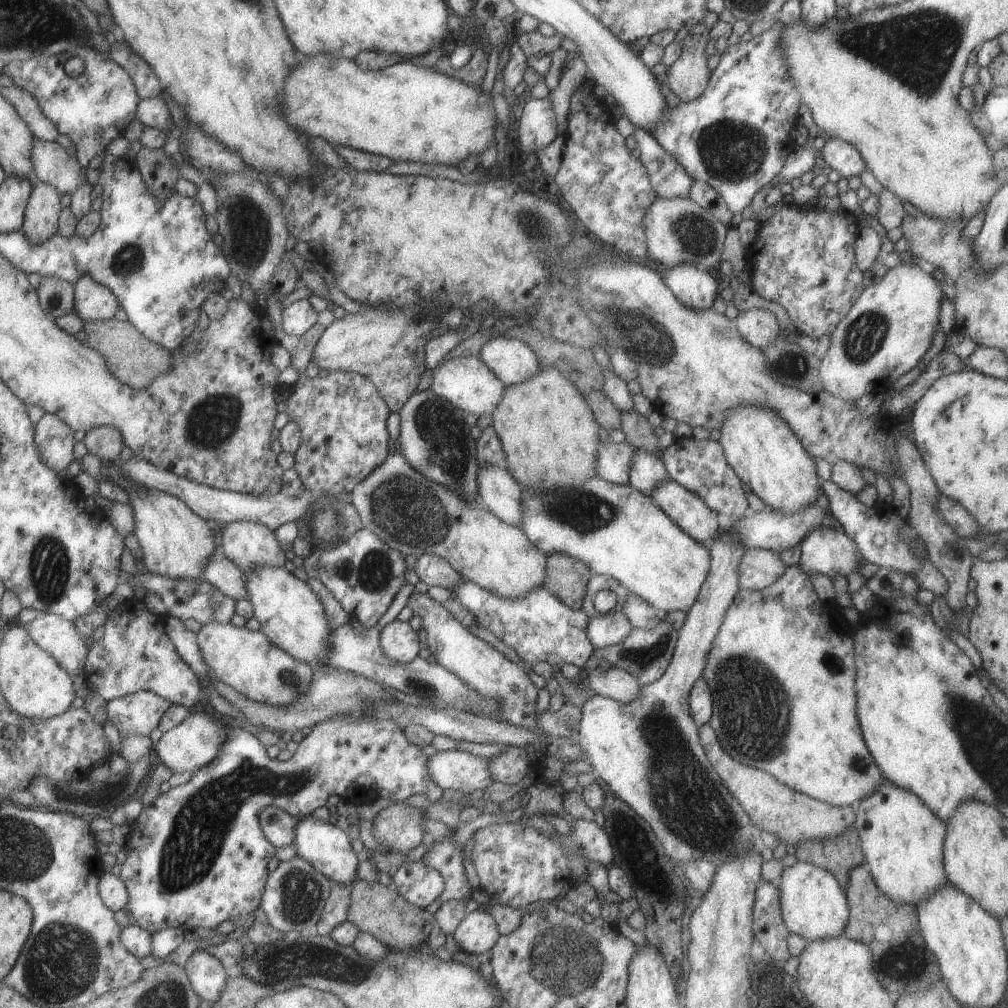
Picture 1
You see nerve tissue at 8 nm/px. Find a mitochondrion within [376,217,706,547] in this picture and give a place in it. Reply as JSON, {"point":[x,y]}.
{"point":[646,335]}

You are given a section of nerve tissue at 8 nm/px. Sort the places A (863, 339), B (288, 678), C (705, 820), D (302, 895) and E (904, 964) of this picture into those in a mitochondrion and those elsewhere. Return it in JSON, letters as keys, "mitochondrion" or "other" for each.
{"A":"mitochondrion","B":"mitochondrion","C":"mitochondrion","D":"mitochondrion","E":"mitochondrion"}

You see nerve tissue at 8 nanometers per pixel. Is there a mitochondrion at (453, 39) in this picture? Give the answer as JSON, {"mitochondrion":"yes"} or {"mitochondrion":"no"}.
{"mitochondrion":"no"}

